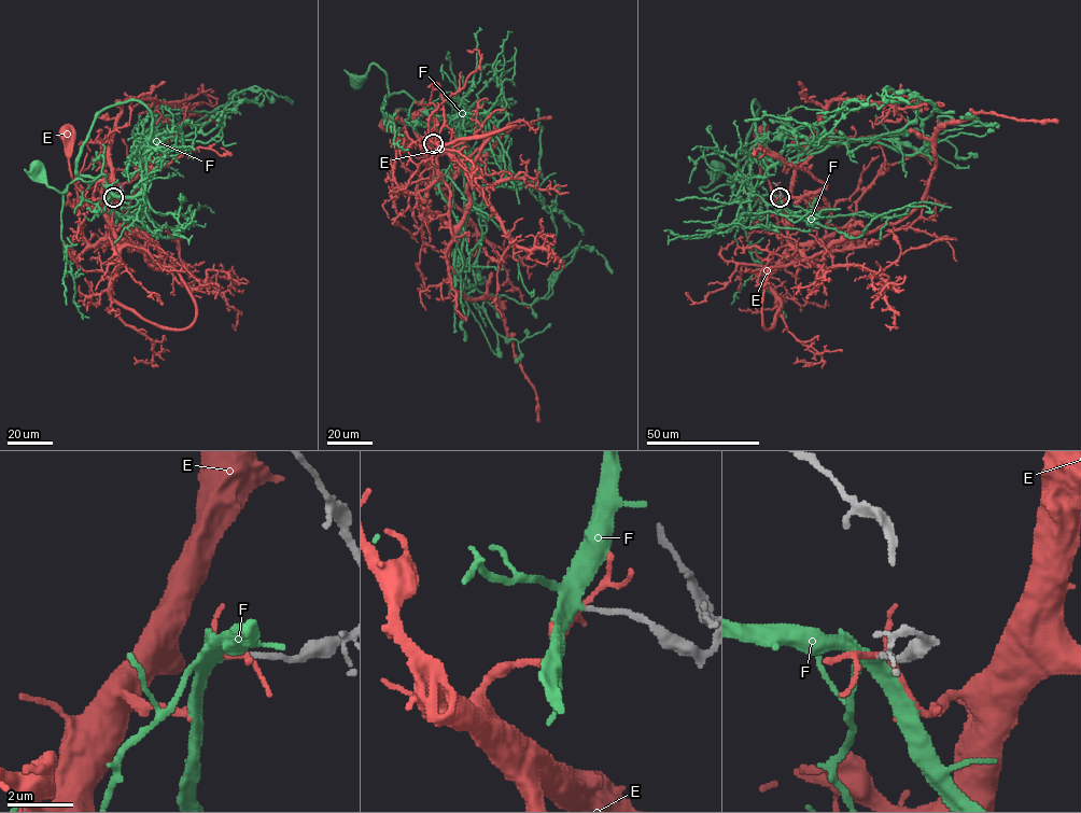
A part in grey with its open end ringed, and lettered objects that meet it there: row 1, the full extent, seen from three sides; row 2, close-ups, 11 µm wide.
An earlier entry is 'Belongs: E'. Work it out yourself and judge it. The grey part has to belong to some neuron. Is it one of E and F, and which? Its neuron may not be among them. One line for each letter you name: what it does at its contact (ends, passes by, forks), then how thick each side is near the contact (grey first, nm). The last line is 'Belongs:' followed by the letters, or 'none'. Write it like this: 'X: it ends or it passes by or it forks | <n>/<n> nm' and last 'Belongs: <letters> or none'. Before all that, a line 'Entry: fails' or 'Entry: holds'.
Entry: fails
F: it forks | 160/280 nm
Belongs: F

